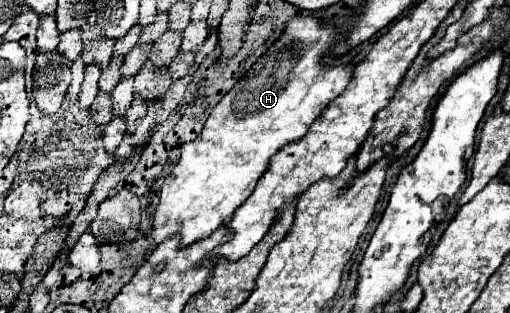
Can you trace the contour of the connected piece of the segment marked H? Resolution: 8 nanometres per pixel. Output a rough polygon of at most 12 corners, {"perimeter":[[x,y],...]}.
{"perimeter":[[297,16],[165,178],[151,248],[211,236],[351,80]]}

